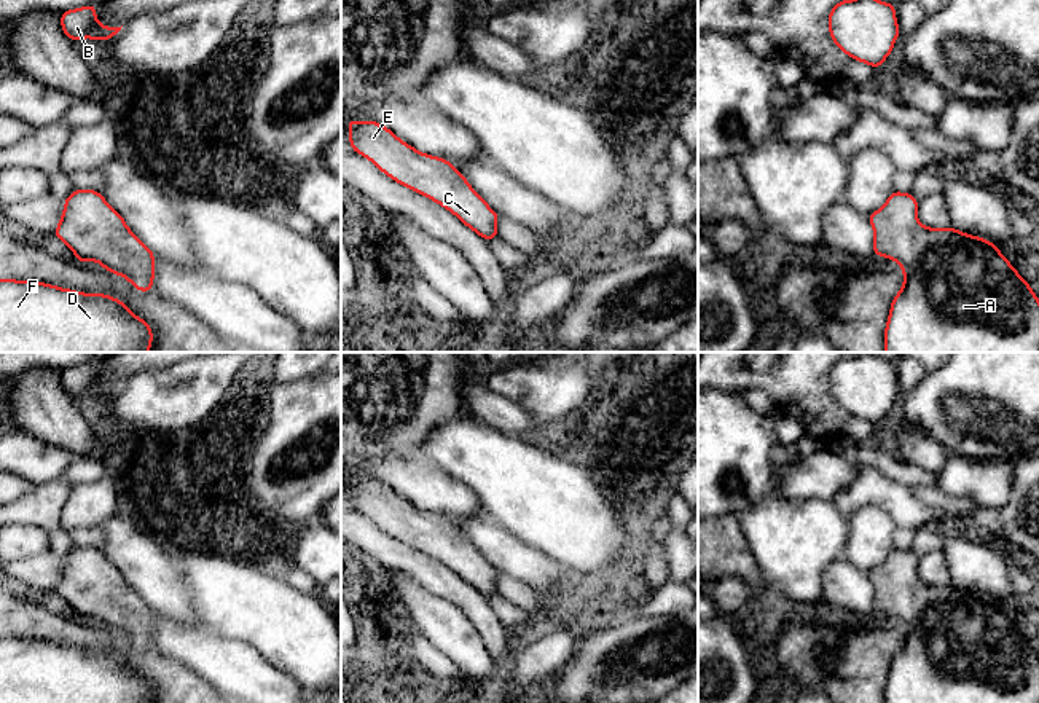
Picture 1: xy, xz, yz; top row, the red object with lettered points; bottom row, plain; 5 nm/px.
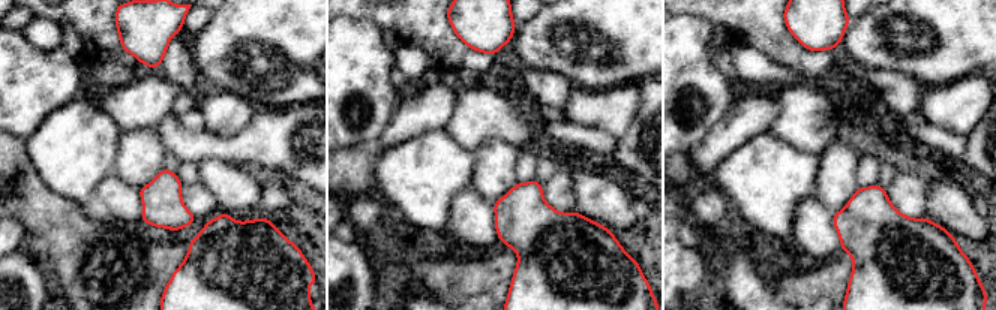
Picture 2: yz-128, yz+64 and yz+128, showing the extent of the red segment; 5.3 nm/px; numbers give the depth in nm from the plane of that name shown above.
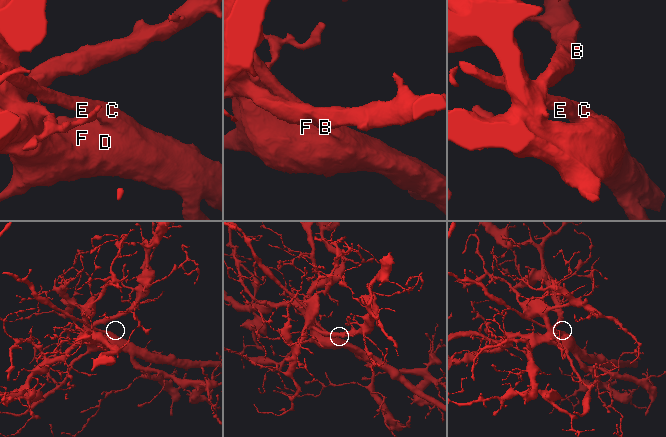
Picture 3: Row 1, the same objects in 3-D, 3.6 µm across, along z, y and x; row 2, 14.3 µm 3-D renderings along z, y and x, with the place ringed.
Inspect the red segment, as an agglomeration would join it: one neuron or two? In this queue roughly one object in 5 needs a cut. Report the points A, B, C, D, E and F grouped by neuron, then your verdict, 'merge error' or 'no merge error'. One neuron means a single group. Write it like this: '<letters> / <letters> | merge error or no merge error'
A B C D E F | no merge error

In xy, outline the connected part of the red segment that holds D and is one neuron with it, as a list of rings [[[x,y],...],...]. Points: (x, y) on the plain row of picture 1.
[[[0,636],[0,703],[151,703],[153,690],[121,657],[51,641]]]

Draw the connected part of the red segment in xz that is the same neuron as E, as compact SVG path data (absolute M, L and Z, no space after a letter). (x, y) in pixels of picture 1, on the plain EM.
M347 478L351 505L400 542L454 571L484 598L497 593L499 571L440 513L418 509L378 478Z

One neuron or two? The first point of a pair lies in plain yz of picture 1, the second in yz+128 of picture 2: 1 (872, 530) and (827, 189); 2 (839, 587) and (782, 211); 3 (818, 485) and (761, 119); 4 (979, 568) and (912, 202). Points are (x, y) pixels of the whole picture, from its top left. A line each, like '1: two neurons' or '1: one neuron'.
1: one neuron
2: two neurons
3: one neuron
4: two neurons

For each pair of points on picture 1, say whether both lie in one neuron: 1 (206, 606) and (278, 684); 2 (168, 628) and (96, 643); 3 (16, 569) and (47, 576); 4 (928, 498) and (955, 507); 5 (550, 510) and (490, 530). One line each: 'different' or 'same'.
1: different
2: different
3: same
4: same
5: different

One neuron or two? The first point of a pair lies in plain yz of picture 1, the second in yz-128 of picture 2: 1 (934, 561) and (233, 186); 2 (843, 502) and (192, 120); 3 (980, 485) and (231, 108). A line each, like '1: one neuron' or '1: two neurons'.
1: two neurons
2: two neurons
3: one neuron

